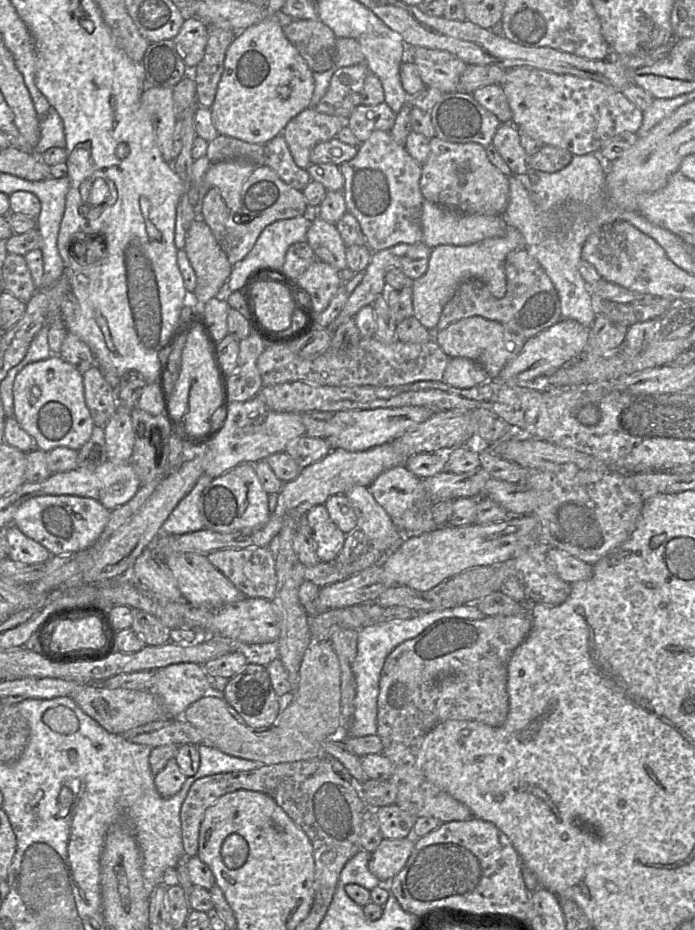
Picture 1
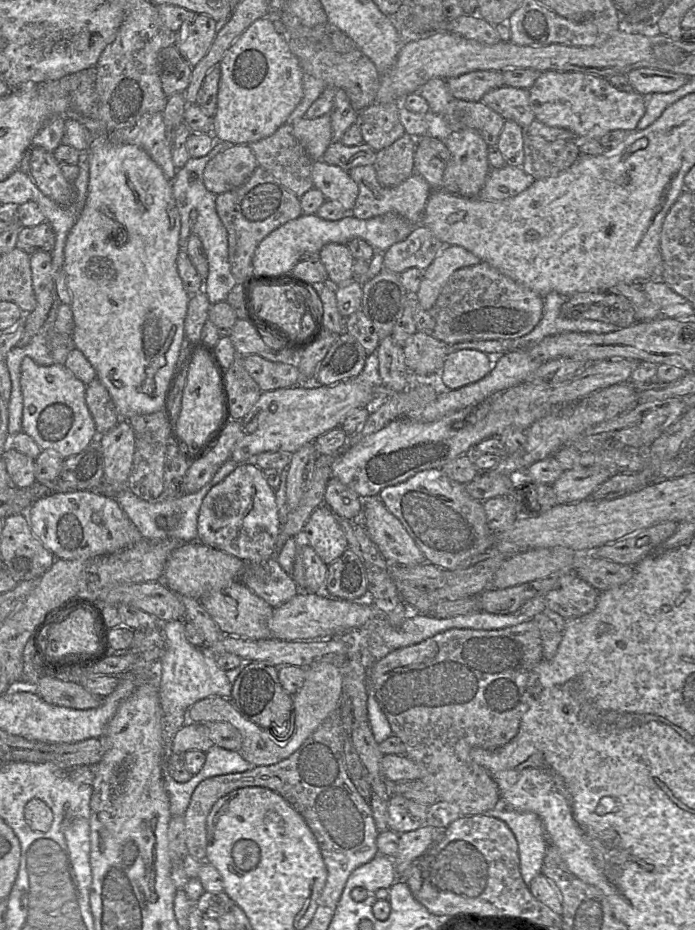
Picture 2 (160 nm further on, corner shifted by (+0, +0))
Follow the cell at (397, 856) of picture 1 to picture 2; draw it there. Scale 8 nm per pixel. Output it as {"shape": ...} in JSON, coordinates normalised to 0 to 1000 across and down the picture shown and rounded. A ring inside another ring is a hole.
{"shape":[[[612,887],[596,894],[577,897],[567,927],[584,928],[599,925],[622,909],[630,894],[633,892],[626,889]]]}

